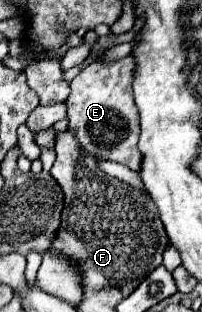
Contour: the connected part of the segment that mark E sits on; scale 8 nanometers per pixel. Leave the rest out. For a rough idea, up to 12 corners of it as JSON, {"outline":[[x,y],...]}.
{"outline":[[95,57],[67,97],[97,159],[141,171],[135,57]]}

